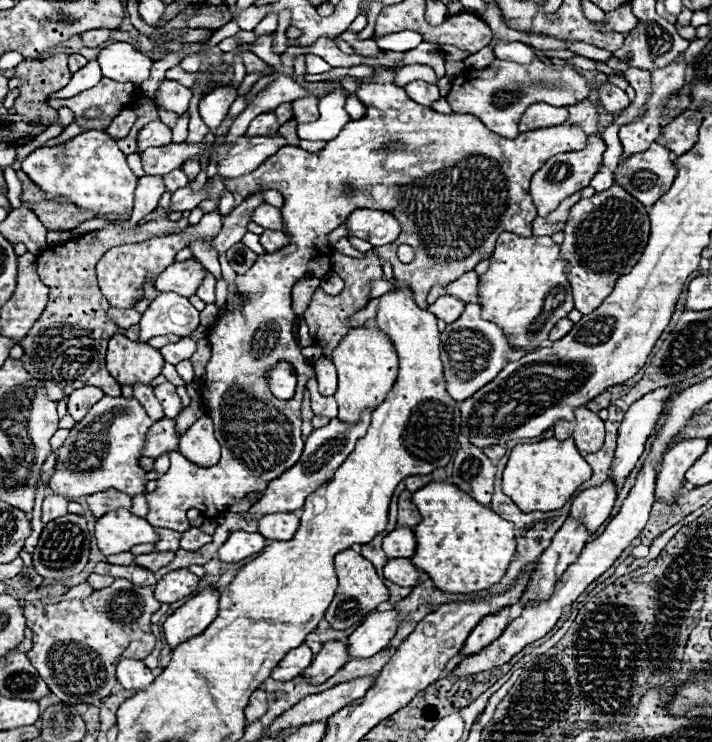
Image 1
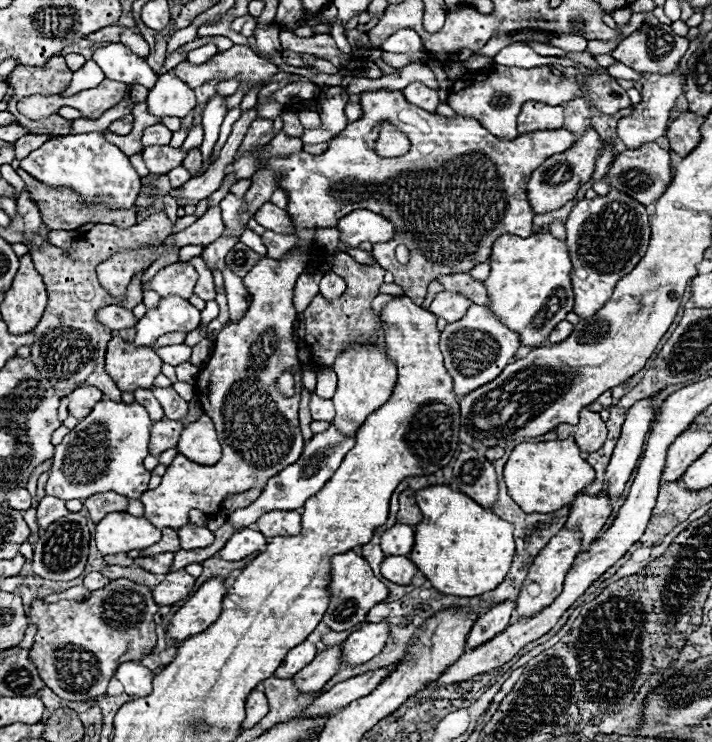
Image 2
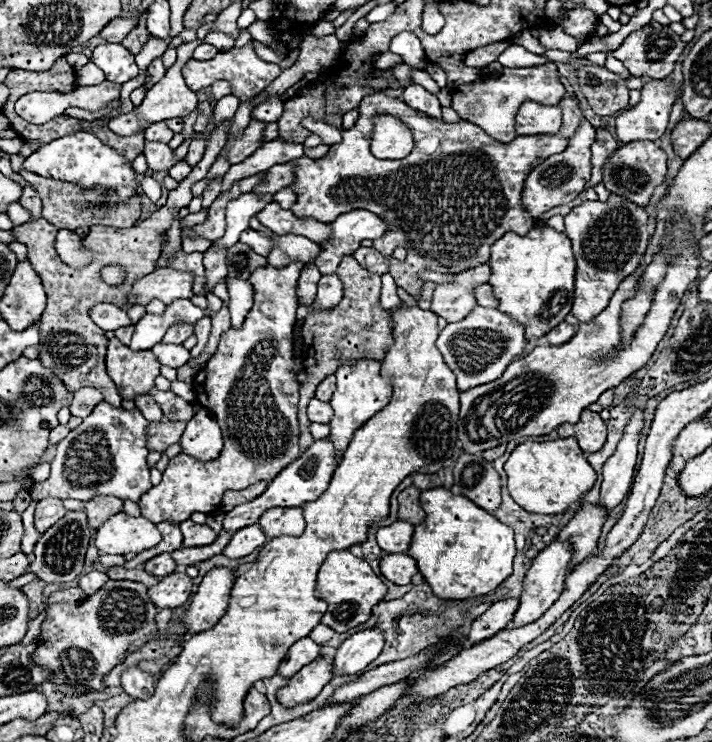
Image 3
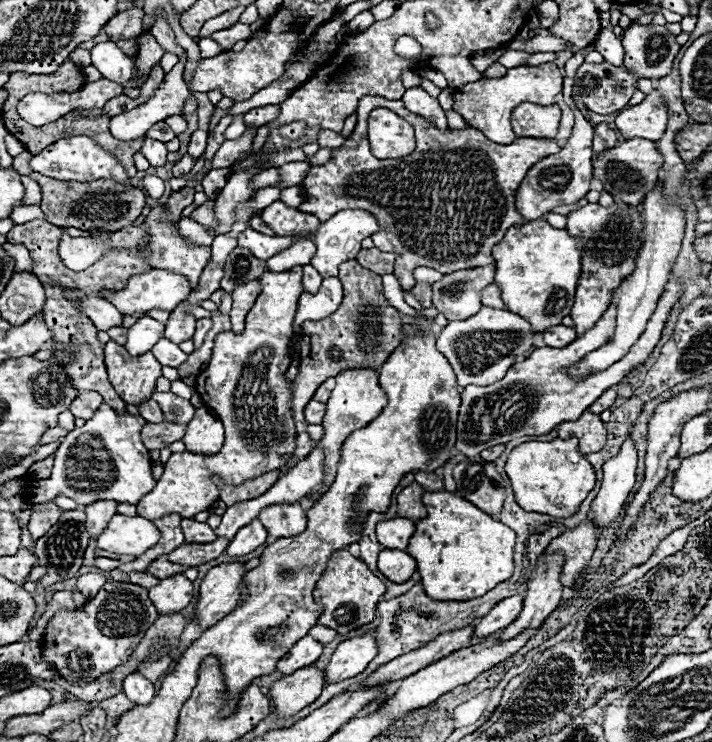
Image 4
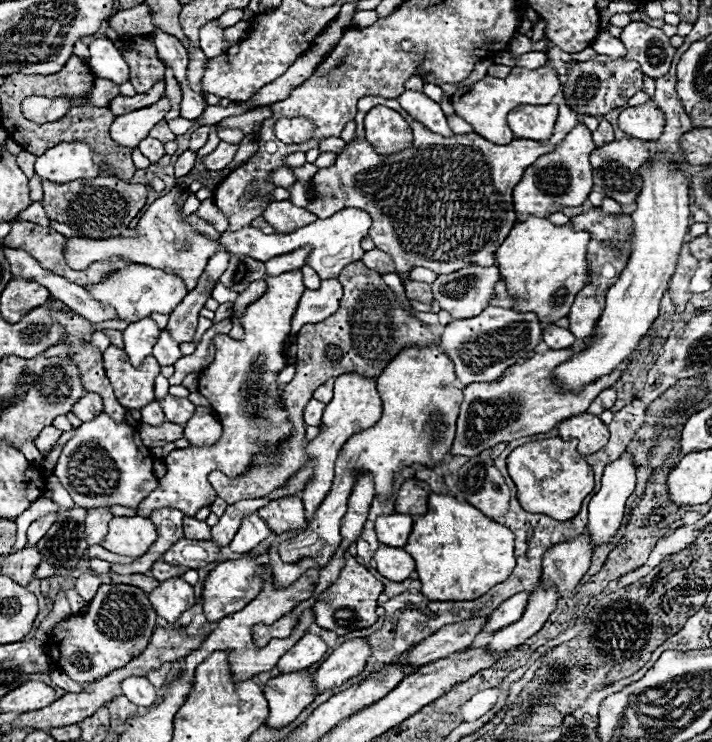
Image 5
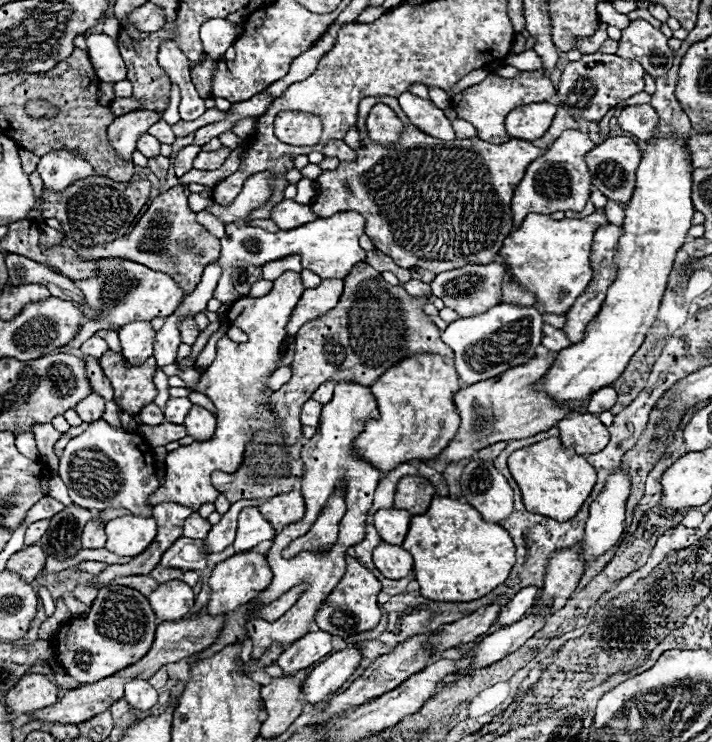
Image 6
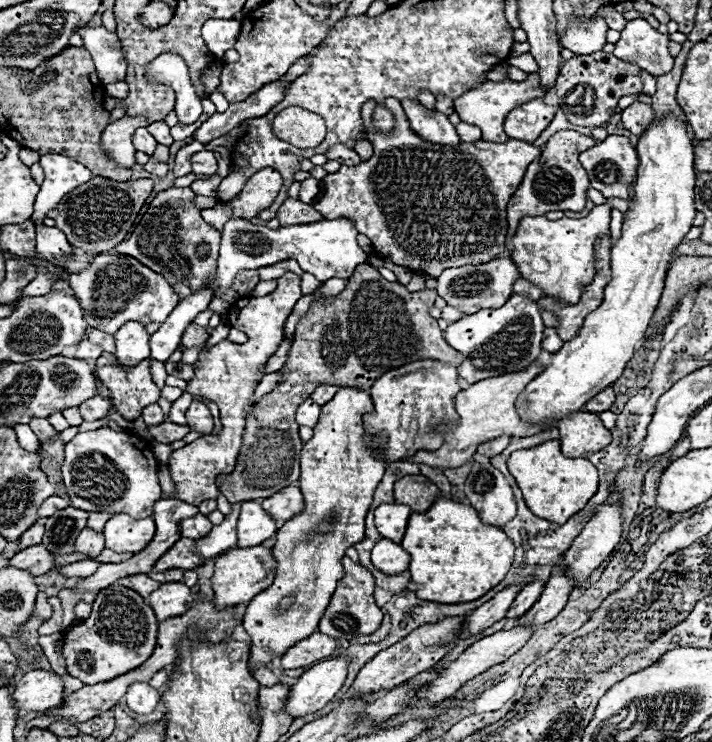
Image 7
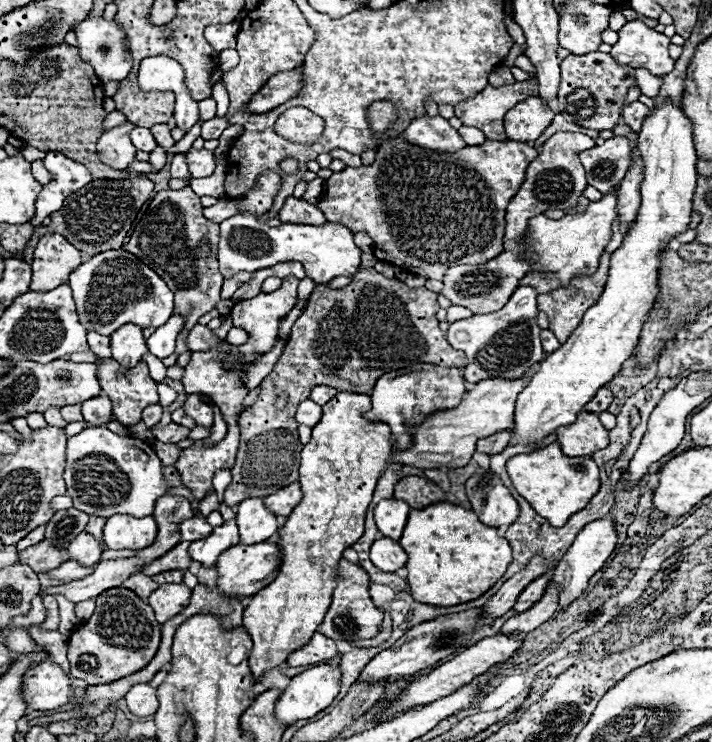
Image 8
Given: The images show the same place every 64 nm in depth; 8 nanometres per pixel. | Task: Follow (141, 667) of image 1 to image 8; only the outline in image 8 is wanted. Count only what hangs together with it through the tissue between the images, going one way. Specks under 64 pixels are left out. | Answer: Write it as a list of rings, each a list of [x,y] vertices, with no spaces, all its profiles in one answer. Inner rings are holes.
[[[136,684],[130,688],[130,692],[124,696],[128,710],[134,716],[150,716],[158,710],[158,698],[156,698],[156,690],[148,684]]]

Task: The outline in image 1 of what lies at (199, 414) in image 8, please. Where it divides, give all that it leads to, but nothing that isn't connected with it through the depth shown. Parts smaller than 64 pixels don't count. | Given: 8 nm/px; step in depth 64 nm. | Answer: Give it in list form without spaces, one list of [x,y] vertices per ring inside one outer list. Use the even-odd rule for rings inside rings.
[[[208,416],[198,418],[182,436],[178,452],[198,466],[214,466],[220,458],[220,446],[214,438],[212,420]]]

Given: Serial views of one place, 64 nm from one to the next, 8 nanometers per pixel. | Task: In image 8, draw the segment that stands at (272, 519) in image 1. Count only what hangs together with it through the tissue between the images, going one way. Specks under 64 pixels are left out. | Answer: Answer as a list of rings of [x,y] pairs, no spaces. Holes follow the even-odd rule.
[[[294,482],[290,486],[284,486],[280,488],[276,494],[272,496],[266,496],[264,498],[264,504],[278,516],[284,516],[288,518],[292,514],[292,510],[300,504],[302,500],[302,490],[300,490],[300,484]]]

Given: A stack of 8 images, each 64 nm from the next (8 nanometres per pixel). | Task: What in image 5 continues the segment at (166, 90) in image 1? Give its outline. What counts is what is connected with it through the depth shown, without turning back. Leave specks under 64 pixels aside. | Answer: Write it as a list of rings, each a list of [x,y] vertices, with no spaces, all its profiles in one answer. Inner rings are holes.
[[[233,9],[225,12],[222,16],[217,18],[215,21],[222,28],[227,28],[233,26],[244,16],[244,11],[242,9]],[[162,94],[162,98],[158,102],[154,102],[152,106],[116,116],[116,120],[110,126],[110,136],[114,142],[118,142],[120,146],[126,148],[136,148],[138,142],[142,138],[148,136],[148,130],[158,124],[160,120],[164,120],[164,116],[170,112],[170,100],[166,94]]]

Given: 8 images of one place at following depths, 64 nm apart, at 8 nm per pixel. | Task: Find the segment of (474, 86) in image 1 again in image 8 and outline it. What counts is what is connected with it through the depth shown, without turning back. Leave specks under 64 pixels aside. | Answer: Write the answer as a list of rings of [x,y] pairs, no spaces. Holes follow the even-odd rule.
[[[530,78],[526,82],[514,82],[508,86],[496,86],[496,88],[488,84],[484,90],[474,94],[472,98],[466,98],[460,104],[456,104],[456,116],[466,126],[478,126],[486,134],[486,140],[500,140],[502,142],[502,140],[506,140],[504,126],[502,126],[506,110],[510,110],[512,106],[516,106],[518,102],[522,102],[528,96],[538,96],[538,80],[536,78]]]

